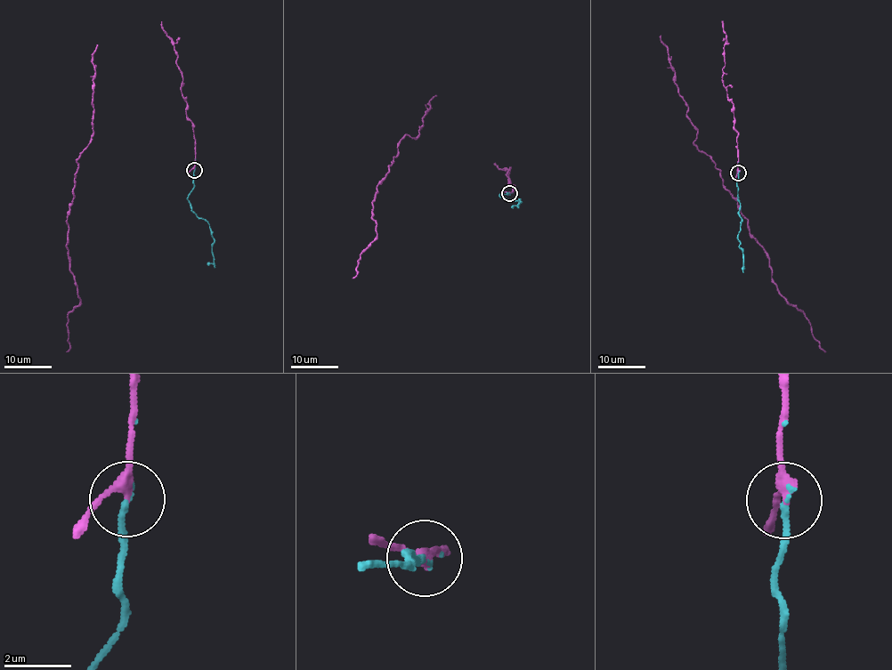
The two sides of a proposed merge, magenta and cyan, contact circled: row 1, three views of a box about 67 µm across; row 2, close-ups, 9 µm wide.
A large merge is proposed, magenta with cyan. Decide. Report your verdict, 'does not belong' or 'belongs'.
belongs

